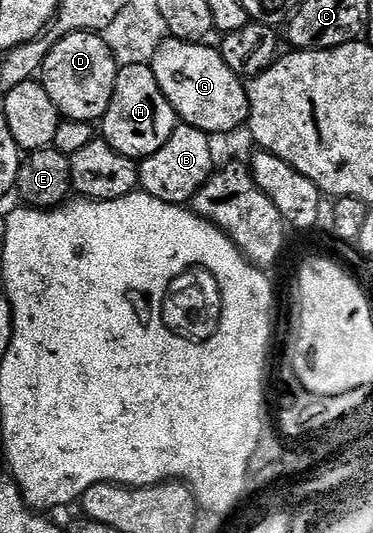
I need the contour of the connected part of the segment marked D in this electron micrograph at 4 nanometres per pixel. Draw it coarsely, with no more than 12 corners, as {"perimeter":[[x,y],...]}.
{"perimeter":[[101,34],[60,37],[39,83],[66,121],[100,121],[119,60]]}

